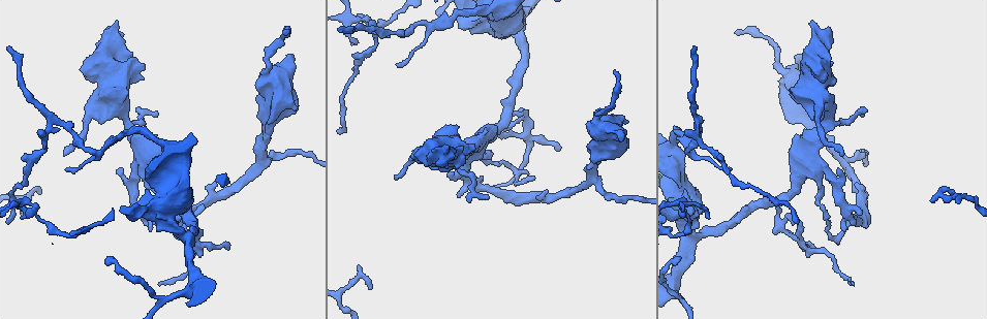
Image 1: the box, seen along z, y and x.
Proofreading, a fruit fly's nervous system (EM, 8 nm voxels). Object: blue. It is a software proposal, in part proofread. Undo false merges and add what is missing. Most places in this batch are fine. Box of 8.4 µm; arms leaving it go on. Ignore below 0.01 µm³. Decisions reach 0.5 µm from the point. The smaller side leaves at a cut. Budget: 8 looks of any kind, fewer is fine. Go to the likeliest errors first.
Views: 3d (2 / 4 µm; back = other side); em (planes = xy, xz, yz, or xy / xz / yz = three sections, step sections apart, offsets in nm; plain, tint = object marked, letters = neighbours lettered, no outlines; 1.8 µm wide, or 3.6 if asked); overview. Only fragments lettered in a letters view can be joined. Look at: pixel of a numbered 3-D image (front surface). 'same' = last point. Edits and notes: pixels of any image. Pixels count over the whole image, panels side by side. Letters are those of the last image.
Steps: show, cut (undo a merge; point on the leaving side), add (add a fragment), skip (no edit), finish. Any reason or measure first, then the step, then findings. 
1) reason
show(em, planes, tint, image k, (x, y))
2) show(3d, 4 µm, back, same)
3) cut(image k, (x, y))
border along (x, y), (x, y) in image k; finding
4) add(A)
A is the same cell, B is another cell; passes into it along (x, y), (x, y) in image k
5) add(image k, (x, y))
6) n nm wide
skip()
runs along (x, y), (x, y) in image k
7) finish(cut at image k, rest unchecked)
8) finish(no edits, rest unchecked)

abrupt turn
show(3d, 4 µm, image 1, (152, 209))

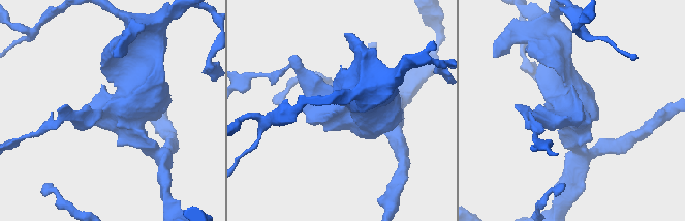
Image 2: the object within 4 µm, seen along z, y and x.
now the EM
show(em, 3.6 µm, xy, step 8, letters, image 2, (108, 114))

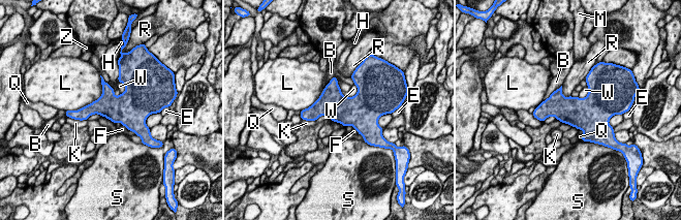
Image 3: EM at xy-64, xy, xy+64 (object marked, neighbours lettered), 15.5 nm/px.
420 nm wide; L touches over 700 nm
skip()
B, E, F, H, K, L, M, Q, R, S, W and Z are other cells; continuous, no second cell

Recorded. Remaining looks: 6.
arms part here
show(3d, 4 µm, image 1, (53, 123))

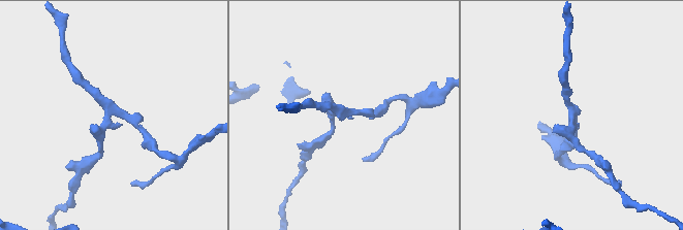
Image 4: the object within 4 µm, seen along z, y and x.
shape alone is not enough
show(em, planes, letters, image 4, (111, 113))

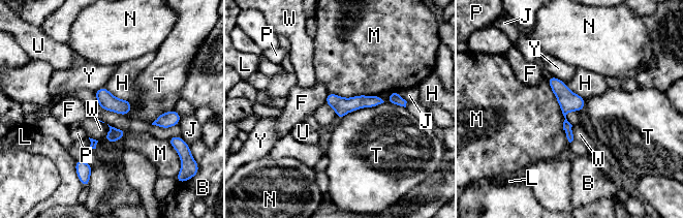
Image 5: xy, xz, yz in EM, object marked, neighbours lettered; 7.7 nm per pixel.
M touches over 550 nm
skip()
B, F, H, J, L, M, N, P, T, U, W and Y are other cells; border along (383, 101), (350, 111), (340, 120) in image 5; continuous, no second cell

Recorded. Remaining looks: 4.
calibre changes
show(3d, 4 µm, image 1, (818, 39))

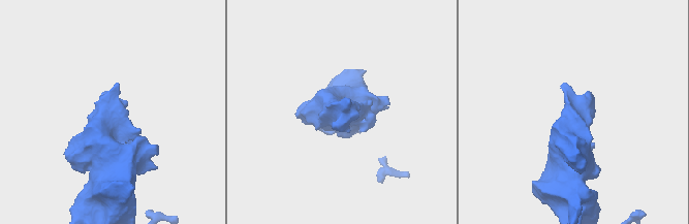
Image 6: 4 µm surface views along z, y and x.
show(em, 3.6 µm, planes, letters, image 6, (573, 110))

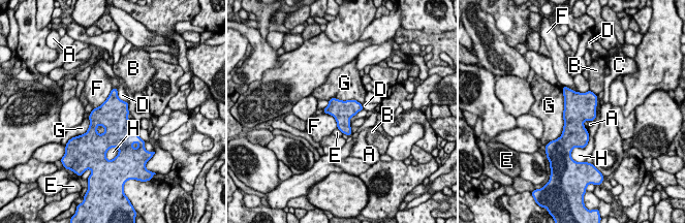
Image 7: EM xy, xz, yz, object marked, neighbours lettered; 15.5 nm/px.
skip()
A, B, C, D, E, F, G and H are other cells; border along (113, 88), (109, 96), (93, 108) in image 7; continuous, no second cell

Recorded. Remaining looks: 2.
finish(no edits, rest unchecked)

